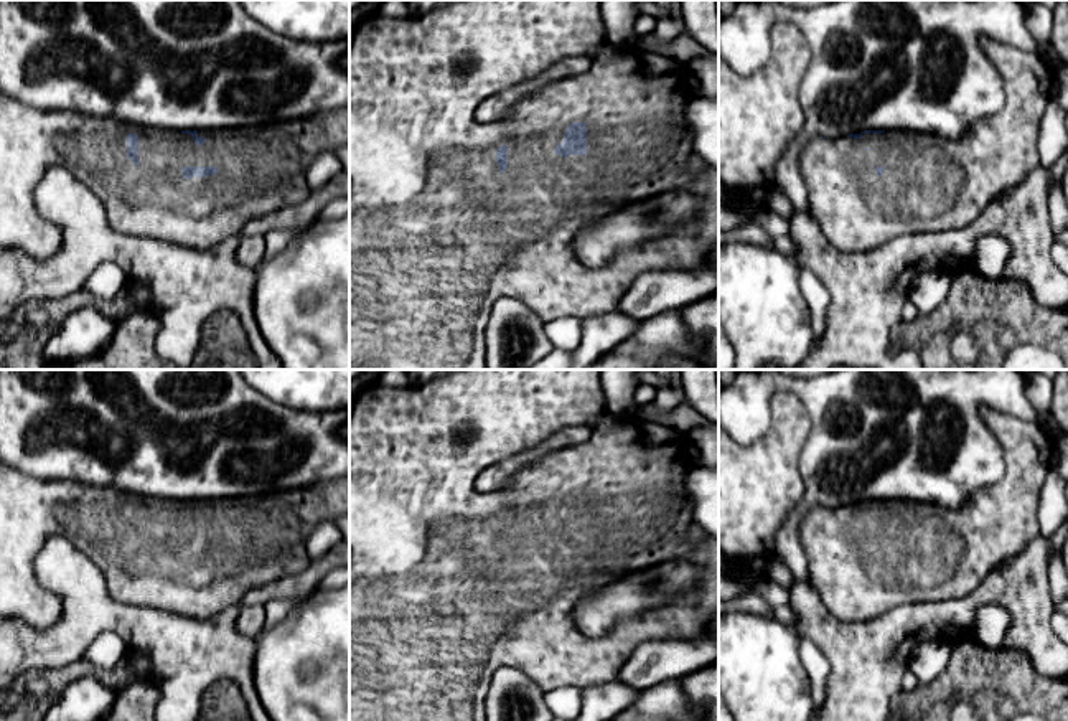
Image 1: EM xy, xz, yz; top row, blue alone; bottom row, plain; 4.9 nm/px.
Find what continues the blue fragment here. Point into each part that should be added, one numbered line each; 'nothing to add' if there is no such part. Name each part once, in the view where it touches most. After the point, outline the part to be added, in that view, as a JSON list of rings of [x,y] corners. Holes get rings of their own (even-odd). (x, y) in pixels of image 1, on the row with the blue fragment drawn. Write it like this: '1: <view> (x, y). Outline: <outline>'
1: xz (437, 233). Outline: [[[447,0],[424,15],[396,20],[371,13],[356,23],[349,38],[349,370],[486,370],[485,330],[493,304],[499,297],[526,302],[544,322],[560,317],[598,317],[618,312],[620,299],[635,279],[648,271],[697,271],[712,261],[712,252],[719,246],[719,168],[709,167],[702,175],[689,170],[694,148],[684,117],[689,92],[682,79],[682,63],[636,48],[623,48],[618,56],[592,59],[592,68],[580,76],[559,79],[534,91],[498,122],[483,124],[476,119],[478,106],[490,94],[532,79],[565,56],[588,54],[598,48],[607,35],[600,5],[602,0]],[[572,122],[587,124],[587,153],[564,158],[554,150],[562,145]],[[501,145],[508,147],[508,168],[503,173],[494,160]],[[674,190],[694,193],[702,200],[704,206],[694,223],[671,236],[618,252],[603,269],[592,269],[575,257],[572,244],[580,231],[630,203]]]

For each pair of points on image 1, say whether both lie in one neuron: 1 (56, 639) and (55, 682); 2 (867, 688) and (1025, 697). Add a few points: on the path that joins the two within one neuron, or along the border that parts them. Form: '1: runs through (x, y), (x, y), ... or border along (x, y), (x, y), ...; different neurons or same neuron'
1: border along (83, 659), (63, 667), (27, 670), (17, 678); different neurons
2: border along (900, 688), (889, 703); different neurons

